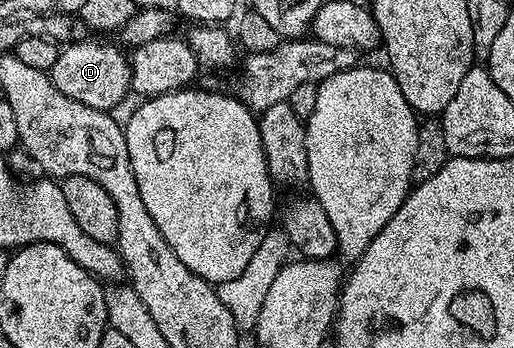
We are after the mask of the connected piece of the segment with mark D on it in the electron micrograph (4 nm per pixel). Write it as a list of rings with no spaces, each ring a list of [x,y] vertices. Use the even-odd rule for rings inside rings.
[[[91,41],[64,45],[57,56],[57,64],[53,64],[49,72],[49,77],[57,92],[65,92],[69,100],[81,100],[81,104],[89,104],[89,108],[111,112],[114,111],[114,106],[122,104],[126,94],[132,93],[131,64],[128,55],[122,54],[117,47],[110,46],[107,43],[110,41]]]

